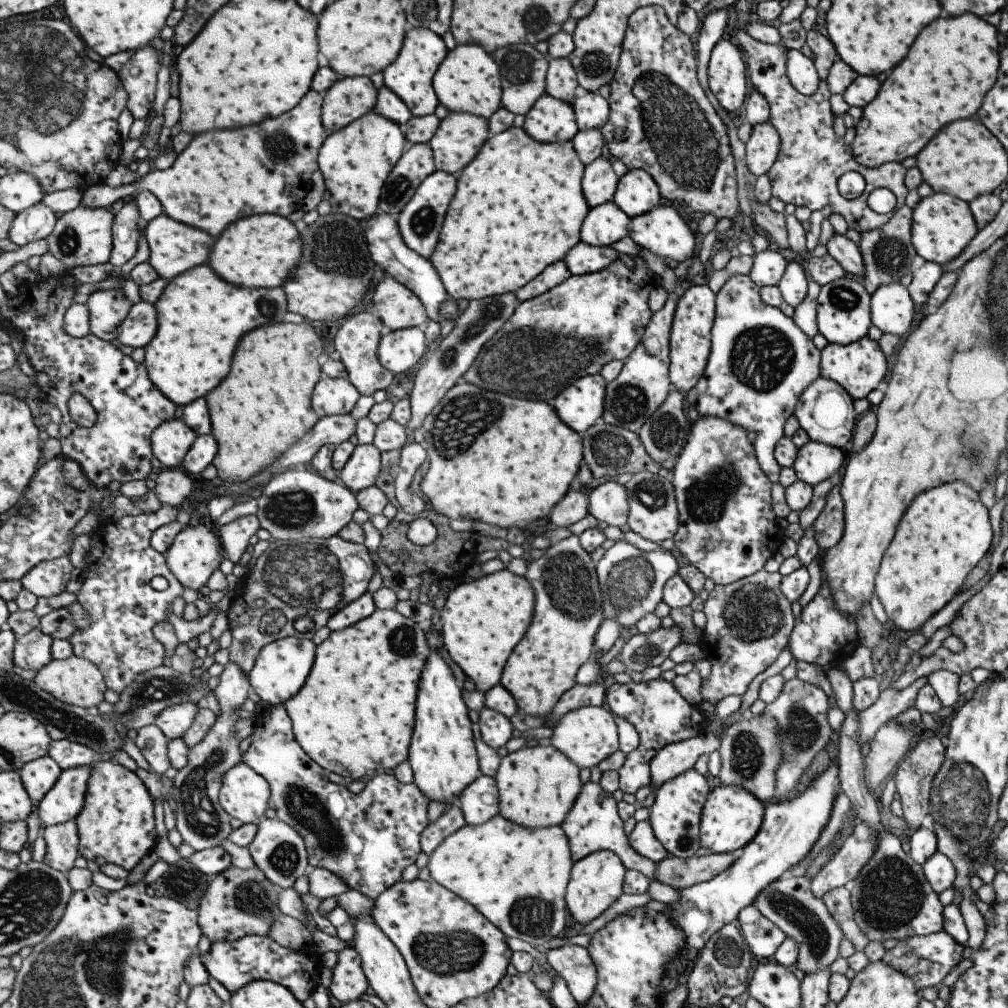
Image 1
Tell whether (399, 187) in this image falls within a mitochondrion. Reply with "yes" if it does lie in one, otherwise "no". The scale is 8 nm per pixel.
yes

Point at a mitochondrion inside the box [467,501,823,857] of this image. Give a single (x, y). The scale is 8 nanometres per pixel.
(567, 580)

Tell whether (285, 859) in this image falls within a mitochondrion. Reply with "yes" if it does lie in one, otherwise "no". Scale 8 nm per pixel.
yes

